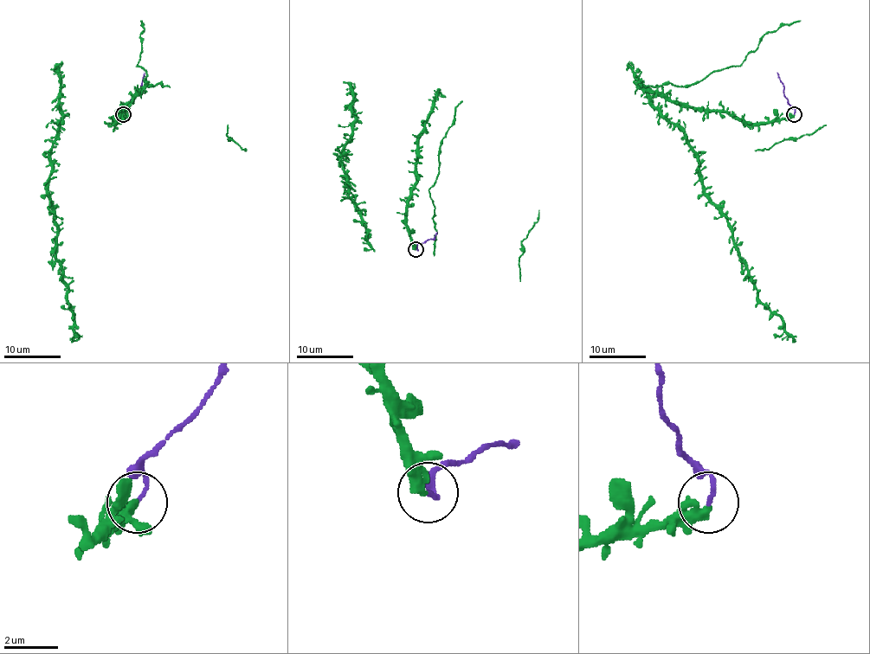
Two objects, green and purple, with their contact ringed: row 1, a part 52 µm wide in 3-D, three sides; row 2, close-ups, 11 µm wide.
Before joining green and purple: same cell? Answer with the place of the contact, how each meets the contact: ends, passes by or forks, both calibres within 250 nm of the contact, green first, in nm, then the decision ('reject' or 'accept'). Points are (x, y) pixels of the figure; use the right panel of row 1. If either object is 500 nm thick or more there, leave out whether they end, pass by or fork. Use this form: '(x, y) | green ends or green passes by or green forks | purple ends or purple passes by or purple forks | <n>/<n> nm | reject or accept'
(794, 114) | green ends | purple ends | 400/140 nm | reject

